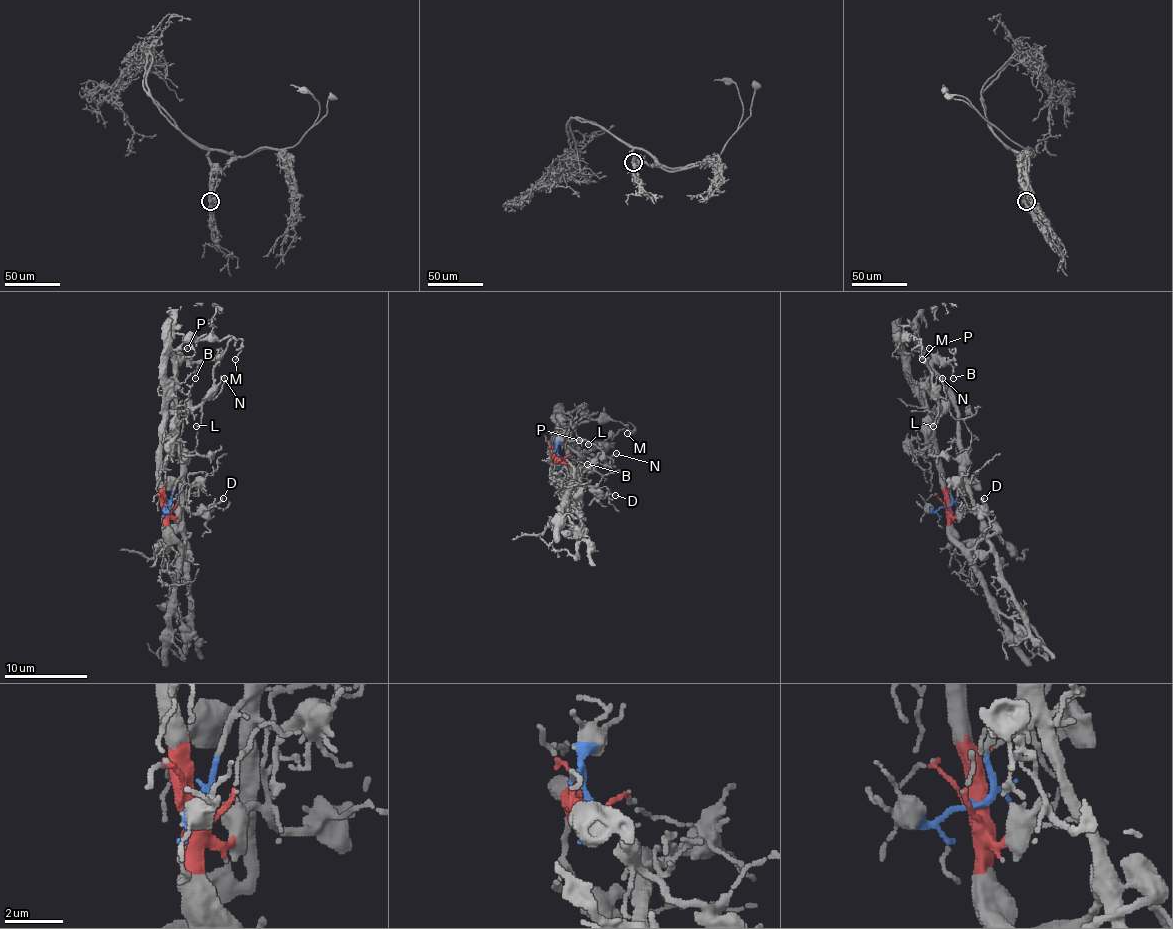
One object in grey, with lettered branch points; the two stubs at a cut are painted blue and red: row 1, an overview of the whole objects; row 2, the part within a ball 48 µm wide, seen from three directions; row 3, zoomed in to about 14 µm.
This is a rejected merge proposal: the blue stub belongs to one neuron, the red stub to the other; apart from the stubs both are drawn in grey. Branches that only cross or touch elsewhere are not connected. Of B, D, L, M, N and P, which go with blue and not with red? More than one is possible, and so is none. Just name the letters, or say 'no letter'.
B, M, P

